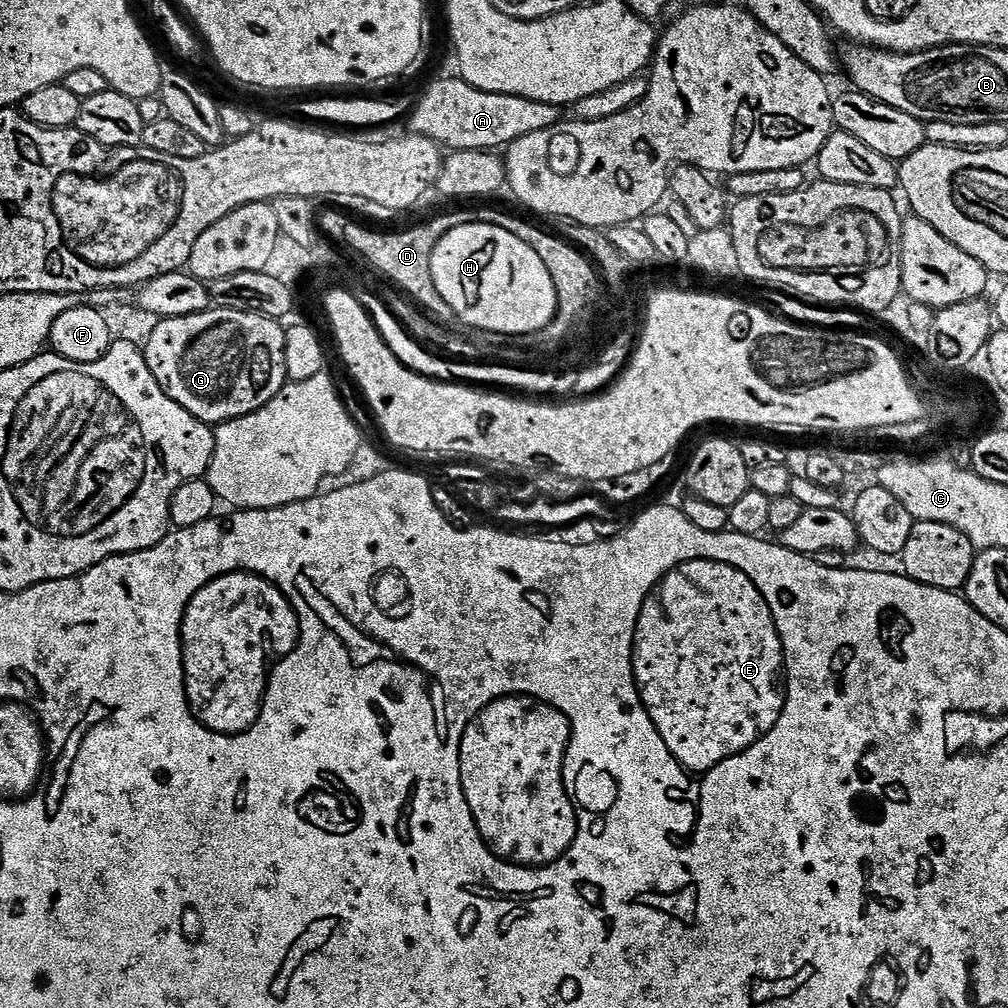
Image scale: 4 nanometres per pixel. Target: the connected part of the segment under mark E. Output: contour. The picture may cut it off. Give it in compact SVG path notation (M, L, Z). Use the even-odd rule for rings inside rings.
M704 556L676 560L672 568L664 568L664 572L660 572L660 576L656 576L656 580L648 584L644 596L640 596L632 636L628 639L628 669L630 675L634 677L634 690L638 698L642 698L642 706L646 714L650 714L650 722L654 722L654 730L658 730L658 738L666 742L670 754L678 761L680 767L692 774L709 772L711 768L718 766L718 762L739 752L745 752L752 743L765 736L775 726L784 709L785 689L782 687L782 681L786 676L784 651L776 623L770 614L770 606L766 606L766 598L762 598L762 590L758 590L758 586L754 586L748 575L740 570L740 564L731 564L729 560L714 562L714 558Z

